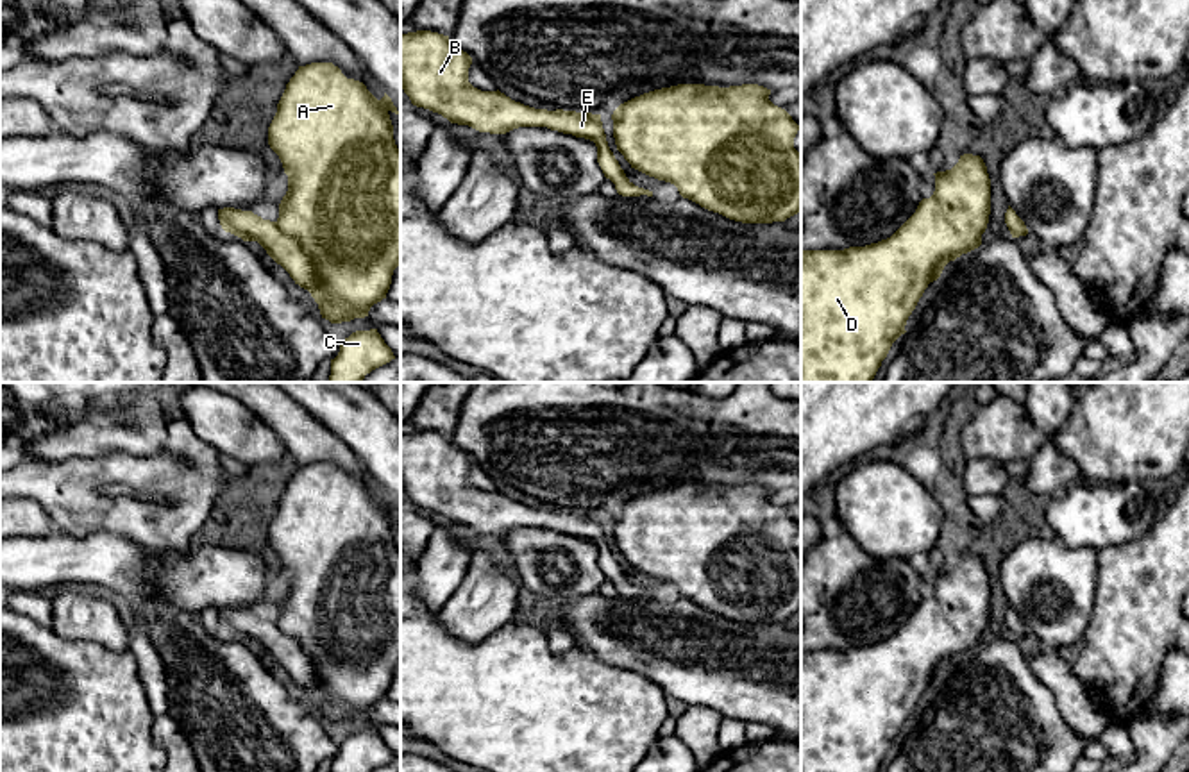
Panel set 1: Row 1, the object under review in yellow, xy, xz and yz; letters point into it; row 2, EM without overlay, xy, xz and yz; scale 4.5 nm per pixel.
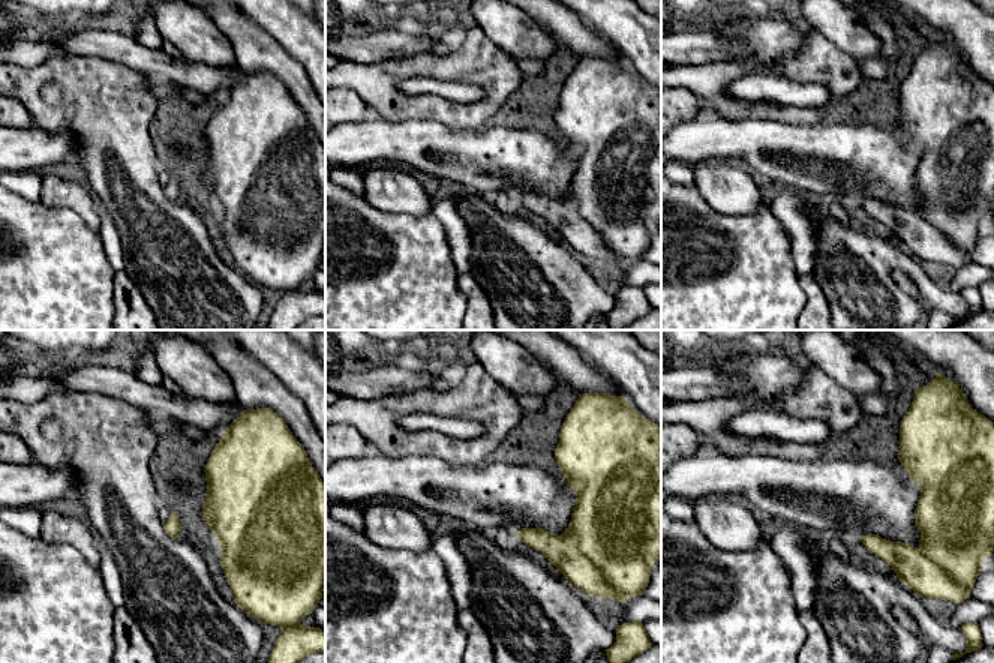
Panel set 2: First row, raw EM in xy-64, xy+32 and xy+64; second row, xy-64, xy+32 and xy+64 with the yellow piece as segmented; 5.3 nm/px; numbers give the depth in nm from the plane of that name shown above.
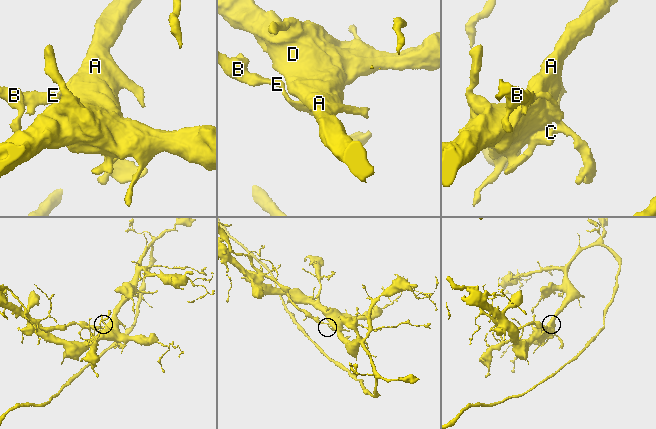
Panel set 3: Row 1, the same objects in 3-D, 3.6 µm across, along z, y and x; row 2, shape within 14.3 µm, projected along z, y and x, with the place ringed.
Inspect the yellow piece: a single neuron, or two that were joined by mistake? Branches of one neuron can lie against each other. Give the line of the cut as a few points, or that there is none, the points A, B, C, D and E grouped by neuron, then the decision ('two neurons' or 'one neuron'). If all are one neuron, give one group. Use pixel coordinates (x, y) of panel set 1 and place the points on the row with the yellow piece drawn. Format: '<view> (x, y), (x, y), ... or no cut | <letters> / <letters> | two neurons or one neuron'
xy (240, 209), (233, 218), (231, 233) | A C D / B E | two neurons

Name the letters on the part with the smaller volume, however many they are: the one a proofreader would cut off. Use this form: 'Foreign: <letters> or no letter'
Foreign: B, E

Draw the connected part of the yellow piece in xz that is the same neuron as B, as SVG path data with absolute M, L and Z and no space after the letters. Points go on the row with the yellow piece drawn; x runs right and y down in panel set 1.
M417 30L401 34L401 88L417 107L479 132L506 134L519 127L547 127L597 147L597 163L622 197L640 197L608 147L601 114L547 111L524 105L504 93L481 91L468 82L472 57L449 36Z

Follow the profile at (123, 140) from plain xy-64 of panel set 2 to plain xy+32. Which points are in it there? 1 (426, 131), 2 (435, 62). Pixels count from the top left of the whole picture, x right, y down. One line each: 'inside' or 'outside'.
1: outside
2: inside

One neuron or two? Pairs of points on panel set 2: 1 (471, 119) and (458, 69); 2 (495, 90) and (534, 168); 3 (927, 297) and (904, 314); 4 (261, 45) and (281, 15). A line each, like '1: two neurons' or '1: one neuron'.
1: one neuron
2: two neurons
3: one neuron
4: two neurons

